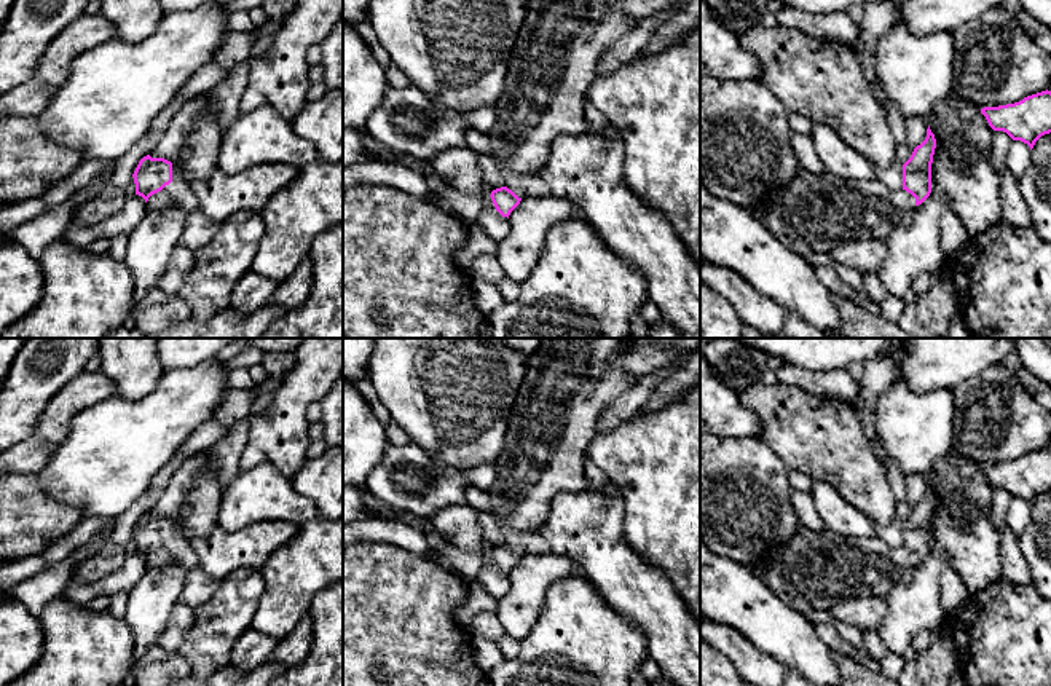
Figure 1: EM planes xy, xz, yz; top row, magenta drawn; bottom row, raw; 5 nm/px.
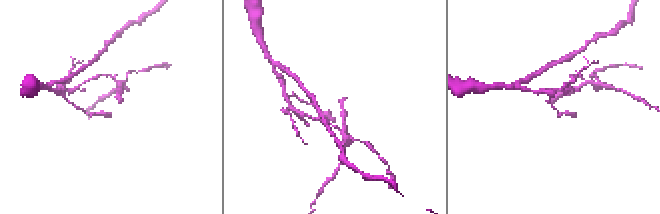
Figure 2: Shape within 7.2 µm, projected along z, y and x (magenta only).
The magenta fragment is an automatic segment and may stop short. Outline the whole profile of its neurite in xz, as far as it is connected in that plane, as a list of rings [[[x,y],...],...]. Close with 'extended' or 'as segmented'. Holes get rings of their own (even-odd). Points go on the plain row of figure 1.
[[[542,338],[528,359],[526,373],[512,407],[504,447],[496,459],[496,480],[490,488],[491,514],[504,536],[504,542],[493,547],[490,554],[502,574],[509,576],[523,555],[552,552],[550,544],[539,534],[550,503],[561,493],[574,493],[590,487],[584,463],[596,436],[596,424],[616,399],[633,389],[632,377],[619,365],[619,359],[627,354],[630,346],[630,338]]]; extended

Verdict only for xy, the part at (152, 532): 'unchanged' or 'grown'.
grown

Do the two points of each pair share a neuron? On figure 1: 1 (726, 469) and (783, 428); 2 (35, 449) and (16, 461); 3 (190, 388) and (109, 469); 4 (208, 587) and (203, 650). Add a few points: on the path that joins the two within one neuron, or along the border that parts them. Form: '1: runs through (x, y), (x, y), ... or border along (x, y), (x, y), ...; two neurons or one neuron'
1: border along (759, 436), (788, 469); two neurons
2: runs through (31, 453), (21, 458); one neuron
3: runs through (169, 409), (129, 449); one neuron
4: border along (220, 581), (216, 592), (193, 610); two neurons

